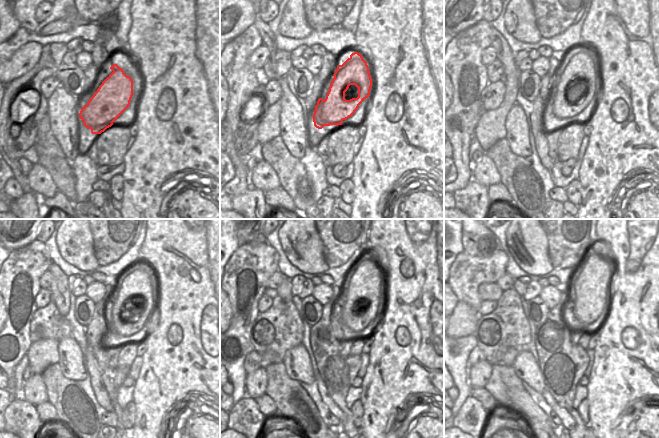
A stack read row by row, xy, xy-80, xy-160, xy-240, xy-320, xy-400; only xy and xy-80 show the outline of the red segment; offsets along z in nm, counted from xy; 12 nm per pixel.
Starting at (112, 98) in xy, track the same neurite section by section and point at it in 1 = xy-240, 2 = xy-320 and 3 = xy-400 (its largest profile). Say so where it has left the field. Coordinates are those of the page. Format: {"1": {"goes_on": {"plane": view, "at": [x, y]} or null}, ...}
{"1": {"goes_on": {"plane": "xy-240", "at": [136, 291]}}, "2": {"goes_on": {"plane": "xy-320", "at": [364, 286]}}, "3": {"goes_on": {"plane": "xy-400", "at": [591, 285]}}}

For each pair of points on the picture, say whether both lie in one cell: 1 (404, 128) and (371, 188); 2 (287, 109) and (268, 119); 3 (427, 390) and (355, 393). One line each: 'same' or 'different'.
1: same
2: different
3: different

